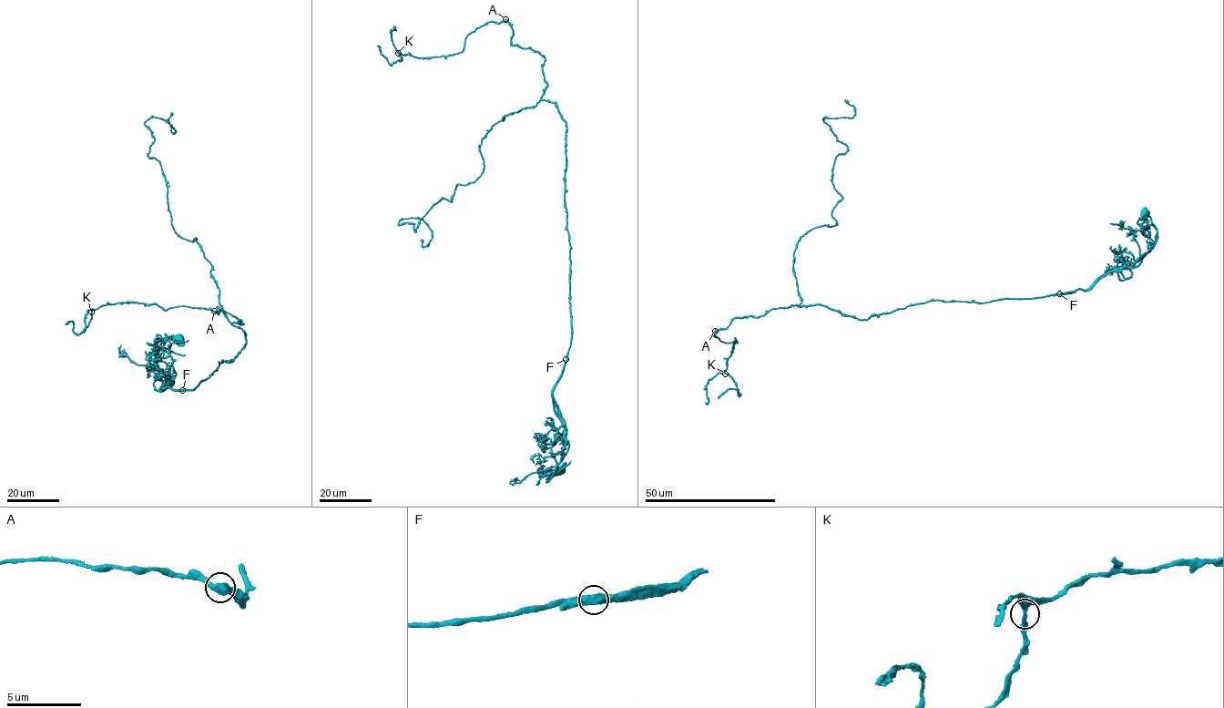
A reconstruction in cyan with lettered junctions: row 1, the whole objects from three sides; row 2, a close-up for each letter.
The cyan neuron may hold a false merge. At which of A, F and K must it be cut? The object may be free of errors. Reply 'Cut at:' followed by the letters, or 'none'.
Cut at: F

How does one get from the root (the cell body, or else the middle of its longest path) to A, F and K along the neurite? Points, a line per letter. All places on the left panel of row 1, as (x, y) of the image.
A: (178, 339), (157, 354), (173, 383), (162, 389), (193, 389), (245, 345), (241, 319), (214, 311)
F: (178, 339), (170, 337), (162, 340), (157, 364), (159, 372), (173, 383), (162, 389), (166, 386), (182, 390)
K: (178, 339), (157, 354), (173, 383), (162, 389), (193, 389), (246, 342), (219, 306), (91, 312)

